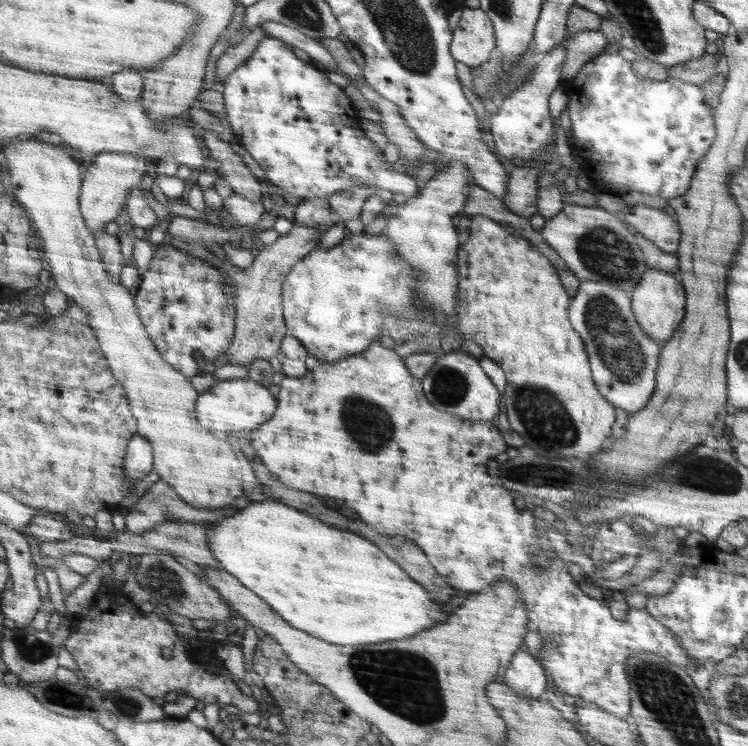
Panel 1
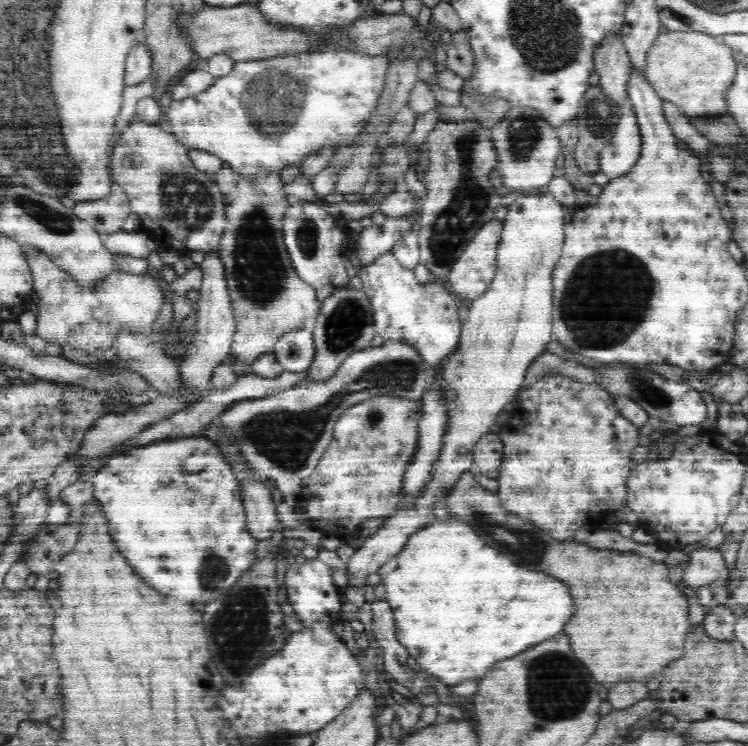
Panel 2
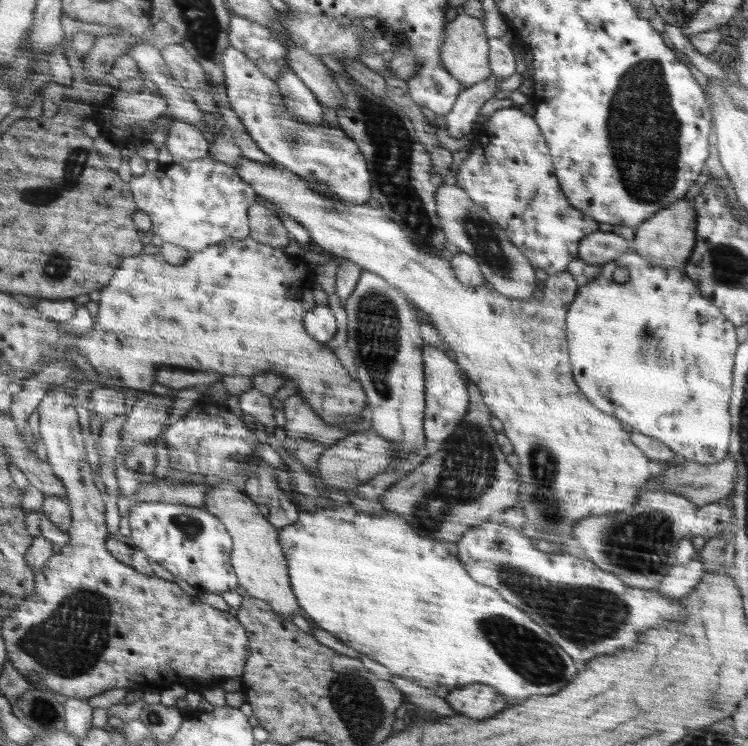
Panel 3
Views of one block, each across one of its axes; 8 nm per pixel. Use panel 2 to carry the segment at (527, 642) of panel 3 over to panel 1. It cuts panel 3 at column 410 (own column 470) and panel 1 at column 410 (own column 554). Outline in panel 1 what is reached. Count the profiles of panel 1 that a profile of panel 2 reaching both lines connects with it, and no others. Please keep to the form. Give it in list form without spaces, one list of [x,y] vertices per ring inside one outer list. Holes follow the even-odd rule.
[[[254,502],[250,504],[248,508],[240,510],[238,514],[234,516],[228,516],[224,520],[216,521],[214,526],[210,527],[210,530],[206,532],[208,535],[208,545],[210,545],[210,553],[214,555],[214,558],[219,562],[220,568],[226,570],[229,574],[232,574],[245,588],[252,589],[262,600],[267,603],[277,612],[284,620],[287,620],[294,628],[307,632],[315,638],[327,641],[328,644],[342,644],[342,646],[358,646],[364,644],[370,644],[370,642],[382,642],[382,640],[396,640],[396,638],[406,638],[406,636],[412,636],[420,630],[428,630],[428,628],[434,628],[436,624],[442,624],[446,618],[448,618],[448,612],[456,606],[462,604],[462,600],[456,596],[456,600],[451,600],[449,605],[443,609],[447,612],[442,612],[426,594],[426,590],[414,582],[412,578],[408,578],[400,566],[396,562],[392,562],[382,550],[378,550],[378,546],[374,546],[372,542],[352,534],[352,532],[344,532],[344,530],[338,530],[338,528],[332,528],[328,524],[322,524],[314,518],[310,518],[308,514],[296,510],[296,508],[290,508],[286,504],[280,504],[280,502]]]

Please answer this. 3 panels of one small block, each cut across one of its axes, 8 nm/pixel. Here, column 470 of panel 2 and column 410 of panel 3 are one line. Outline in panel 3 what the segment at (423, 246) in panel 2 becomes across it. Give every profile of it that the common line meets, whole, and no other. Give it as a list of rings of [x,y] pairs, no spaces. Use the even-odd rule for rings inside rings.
[[[333,73],[333,79],[338,84],[338,89],[342,90],[342,95],[346,99],[344,108],[337,110],[339,126],[350,137],[360,149],[366,160],[368,172],[370,172],[370,182],[372,196],[382,206],[382,214],[386,214],[396,224],[402,226],[403,232],[421,249],[426,249],[432,253],[442,253],[449,255],[444,247],[444,242],[448,241],[440,228],[440,221],[436,214],[435,192],[438,183],[431,174],[433,169],[430,153],[418,142],[411,120],[402,112],[389,98],[375,97],[365,86],[354,88],[348,77]]]

